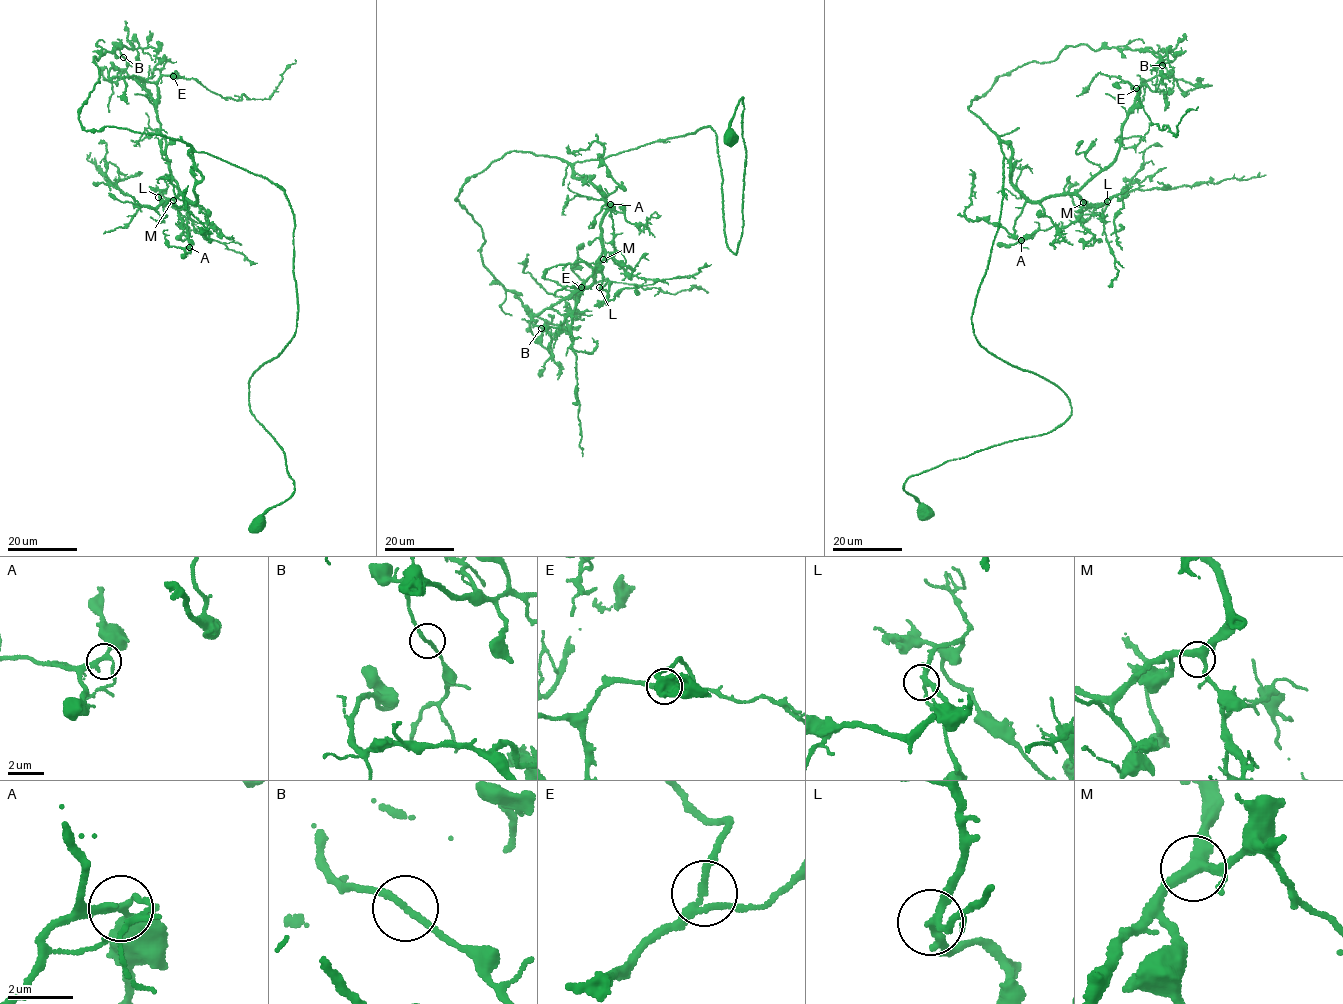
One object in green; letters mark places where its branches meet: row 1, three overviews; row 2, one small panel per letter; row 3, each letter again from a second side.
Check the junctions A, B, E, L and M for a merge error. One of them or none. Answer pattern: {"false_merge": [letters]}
{"false_merge": []}

